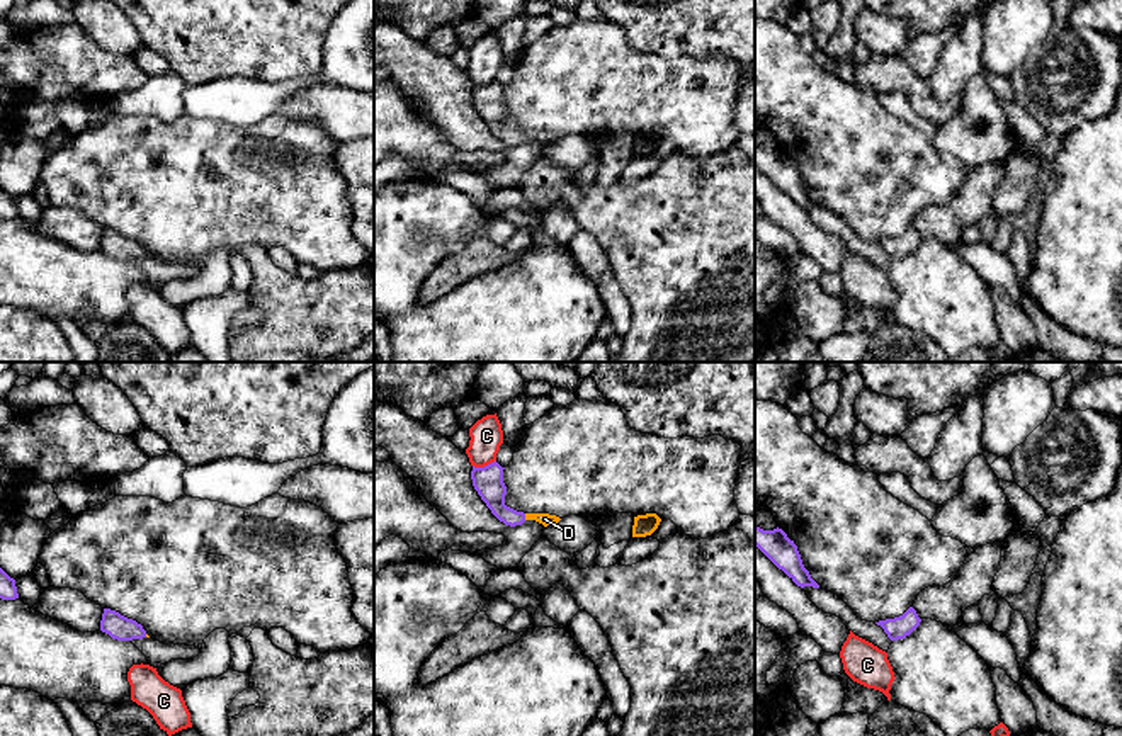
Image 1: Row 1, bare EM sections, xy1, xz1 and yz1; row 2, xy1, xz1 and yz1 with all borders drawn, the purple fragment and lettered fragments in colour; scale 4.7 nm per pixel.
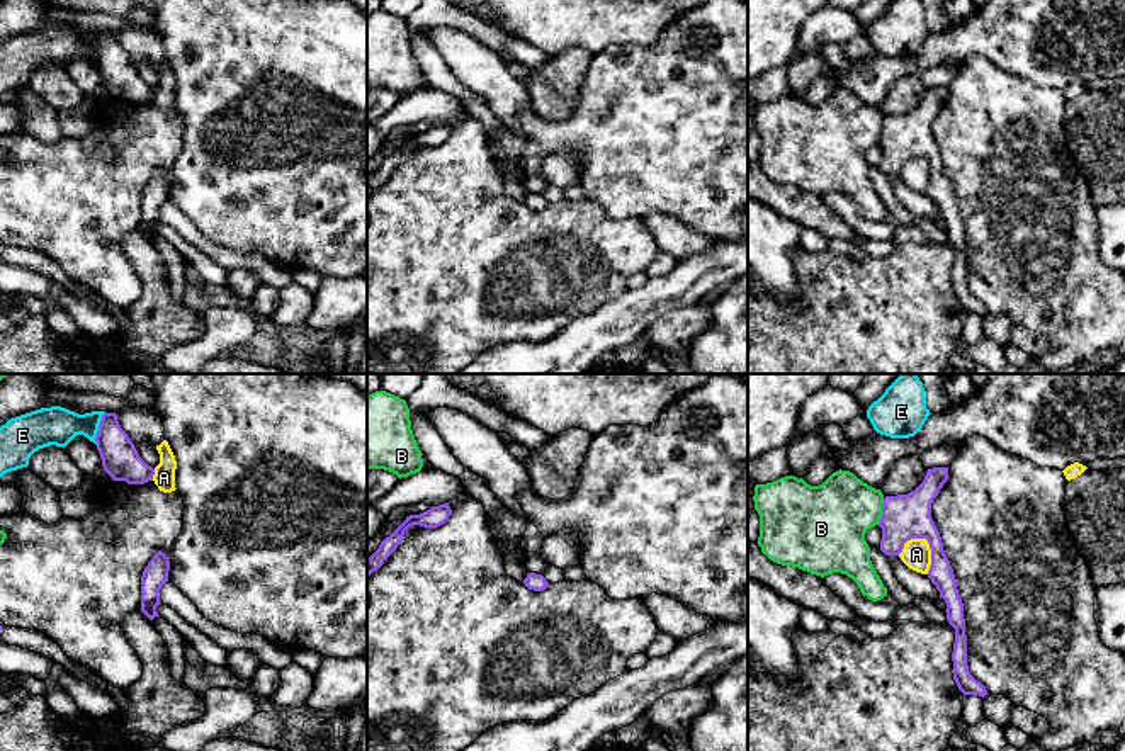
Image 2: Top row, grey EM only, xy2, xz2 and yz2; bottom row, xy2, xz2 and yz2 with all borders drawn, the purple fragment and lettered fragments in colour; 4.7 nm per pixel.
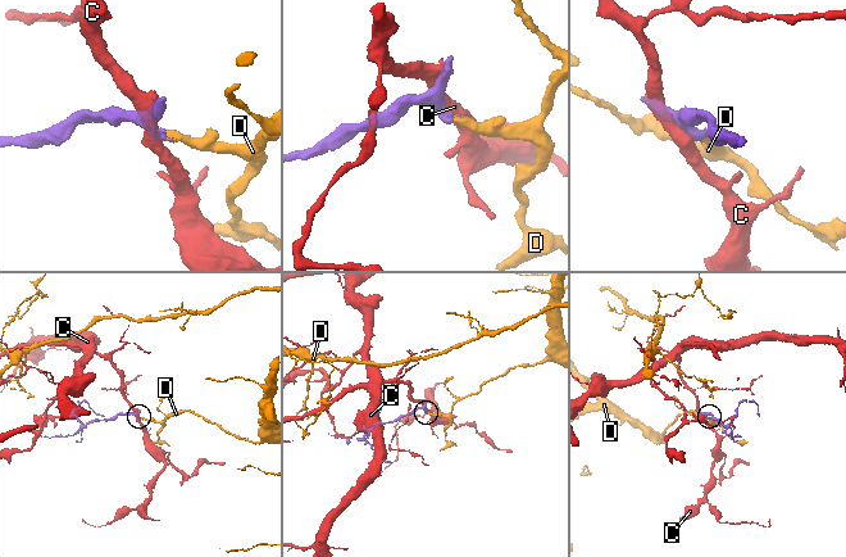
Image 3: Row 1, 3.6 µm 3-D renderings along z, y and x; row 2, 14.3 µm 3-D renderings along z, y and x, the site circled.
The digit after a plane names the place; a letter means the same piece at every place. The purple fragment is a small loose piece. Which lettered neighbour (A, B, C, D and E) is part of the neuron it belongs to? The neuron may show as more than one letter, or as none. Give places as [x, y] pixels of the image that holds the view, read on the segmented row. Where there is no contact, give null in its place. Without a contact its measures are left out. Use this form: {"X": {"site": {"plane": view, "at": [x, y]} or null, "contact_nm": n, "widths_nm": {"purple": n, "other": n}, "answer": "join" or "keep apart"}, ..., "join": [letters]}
{"A": {"site": {"plane": "yz2", "at": [930, 547]}, "contact_nm": 190, "widths_nm": {"purple": 220, "other": 140}, "answer": "keep apart"}, "B": {"site": {"plane": "yz2", "at": [882, 512]}, "contact_nm": 130, "widths_nm": {"purple": 220, "other": 340}, "answer": "keep apart"}, "C": {"site": {"plane": "xz1", "at": [485, 466]}, "contact_nm": 120, "widths_nm": {"purple": 140, "other": 160}, "answer": "keep apart"}, "D": {"site": {"plane": "xz1", "at": [524, 517]}, "contact_nm": 30, "widths_nm": {"purple": 140, "other": 60}, "answer": "join"}, "E": {"site": {"plane": "xy2", "at": [99, 429]}, "contact_nm": 170, "widths_nm": {"purple": 180, "other": 180}, "answer": "keep apart"}, "join": ["D"]}

